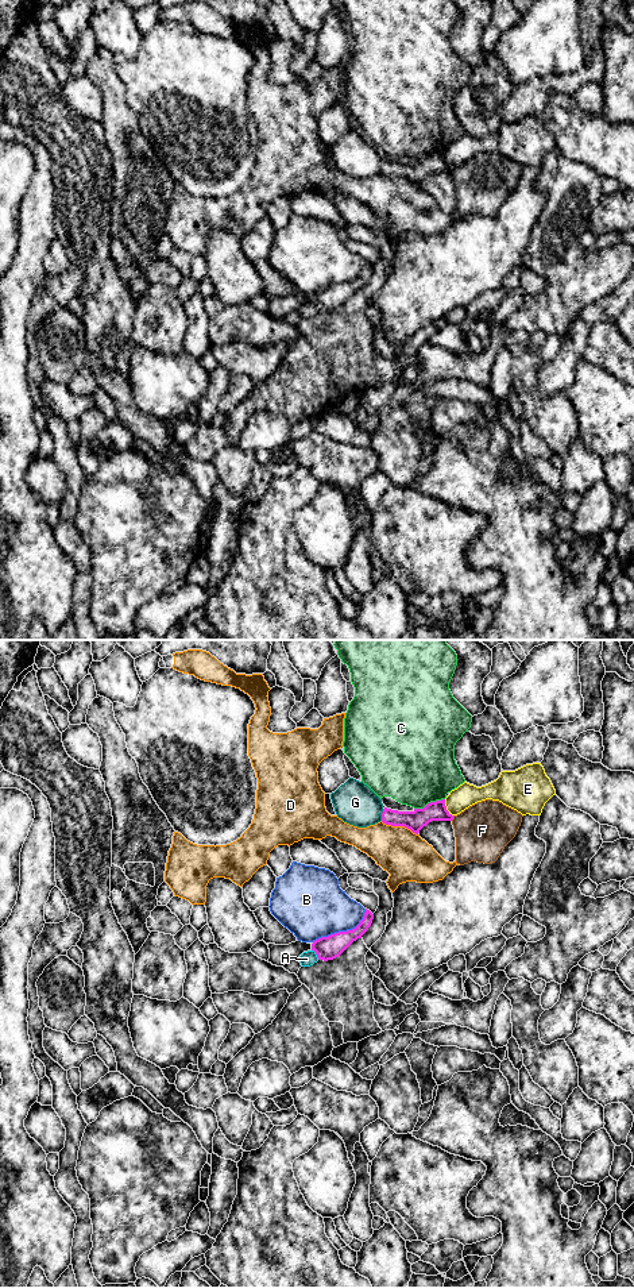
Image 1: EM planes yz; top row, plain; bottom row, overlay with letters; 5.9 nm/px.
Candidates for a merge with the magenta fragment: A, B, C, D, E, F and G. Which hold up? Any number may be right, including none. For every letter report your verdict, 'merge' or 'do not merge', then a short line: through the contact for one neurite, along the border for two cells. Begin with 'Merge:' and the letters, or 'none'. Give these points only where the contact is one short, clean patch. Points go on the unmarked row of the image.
Merge: none
A: do not merge; line yz (312, 301), (319, 311)
B: do not merge; line yz (366, 261), (362, 272), (354, 280), (321, 288), (312, 293)
C: do not merge; line yz (444, 150), (430, 153), (422, 159), (414, 161)
D: do not merge
E: do not merge
F: do not merge
G: do not merge

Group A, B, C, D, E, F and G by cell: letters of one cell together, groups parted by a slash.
A / B / C / D / E / F / G

